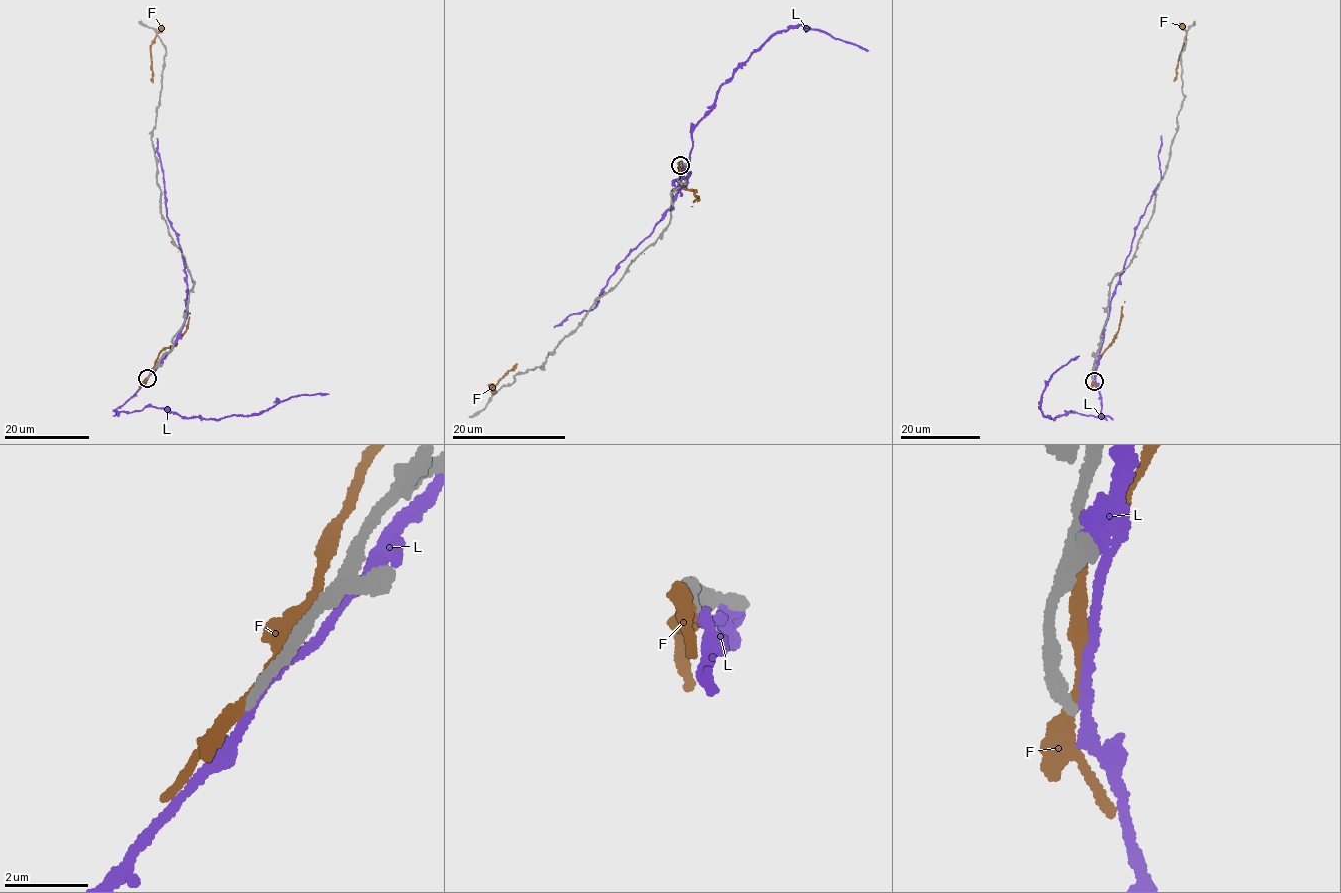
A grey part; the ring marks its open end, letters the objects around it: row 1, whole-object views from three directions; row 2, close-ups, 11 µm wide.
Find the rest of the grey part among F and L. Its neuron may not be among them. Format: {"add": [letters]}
{"add": []}

